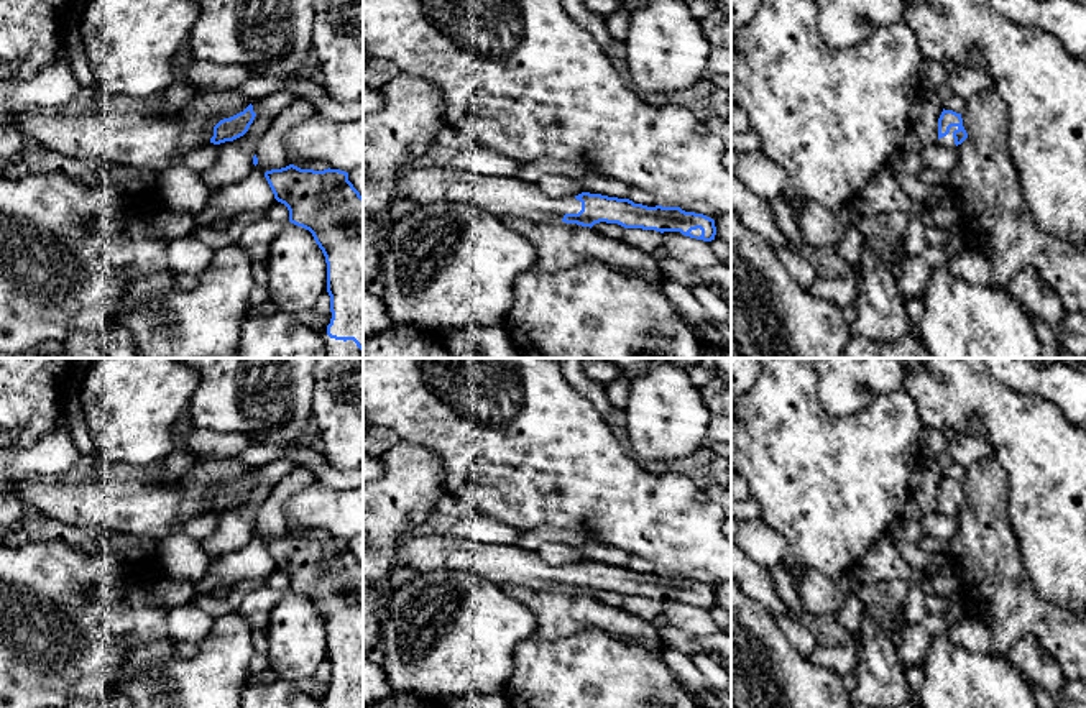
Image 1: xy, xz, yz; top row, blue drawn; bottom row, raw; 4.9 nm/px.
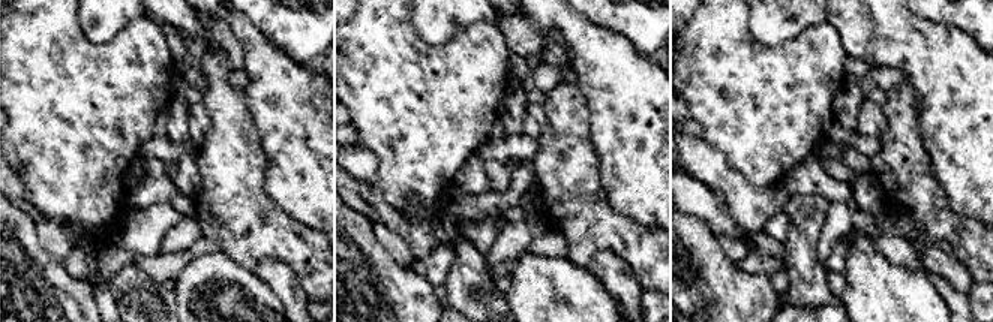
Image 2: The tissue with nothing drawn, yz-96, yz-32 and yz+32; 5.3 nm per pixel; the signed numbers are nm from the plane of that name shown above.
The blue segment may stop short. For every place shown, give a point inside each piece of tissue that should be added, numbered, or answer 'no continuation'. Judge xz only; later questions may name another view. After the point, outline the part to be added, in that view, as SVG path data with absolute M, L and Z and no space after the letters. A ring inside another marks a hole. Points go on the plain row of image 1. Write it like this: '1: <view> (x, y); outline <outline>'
1: xz (500, 564); outline M409 534L398 542L394 559L396 565L411 567L417 573L468 570L496 585L513 583L537 590L562 590L565 582L582 578L582 570L575 565L550 565L537 550L450 536Z

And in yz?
1: yz (948, 508); outline M951 494L951 496L950 496L950 501L948 501L946 504L940 506L938 511L940 511L941 514L946 514L946 516L956 516L955 506L953 506L953 499L955 499L955 498L958 498L958 494Z

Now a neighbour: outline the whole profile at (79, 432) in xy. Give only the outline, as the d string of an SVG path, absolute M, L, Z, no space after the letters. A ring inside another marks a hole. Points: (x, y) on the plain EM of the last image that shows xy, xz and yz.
M64 391L62 409L69 424L69 435L81 457L90 458L95 465L99 460L99 450L90 437L82 404L76 401L67 391Z

